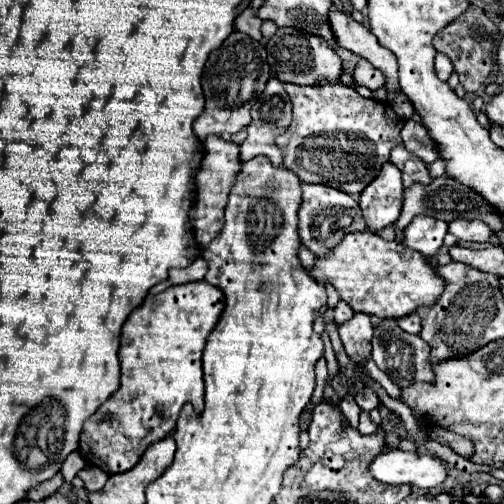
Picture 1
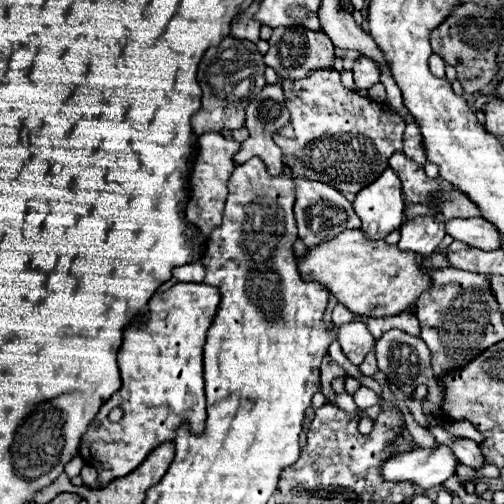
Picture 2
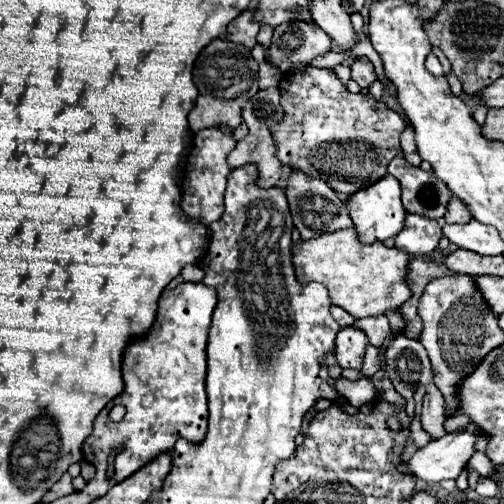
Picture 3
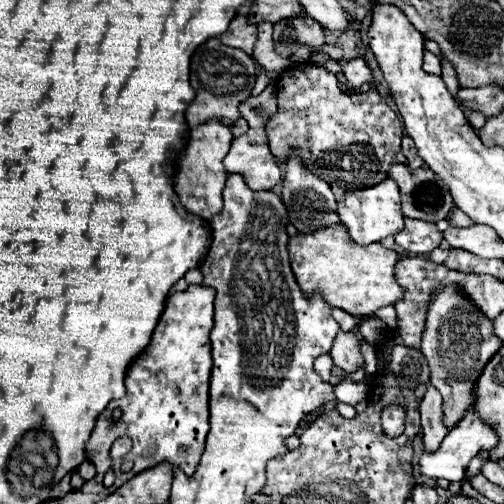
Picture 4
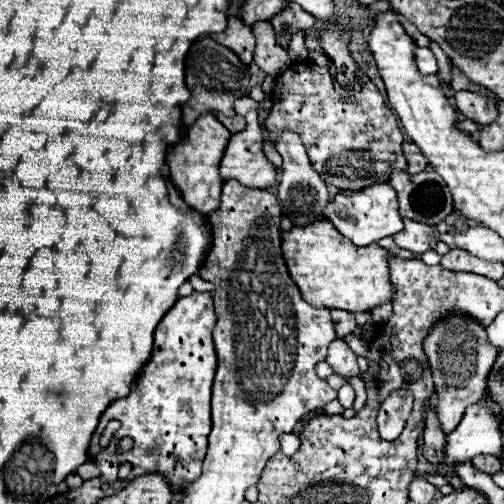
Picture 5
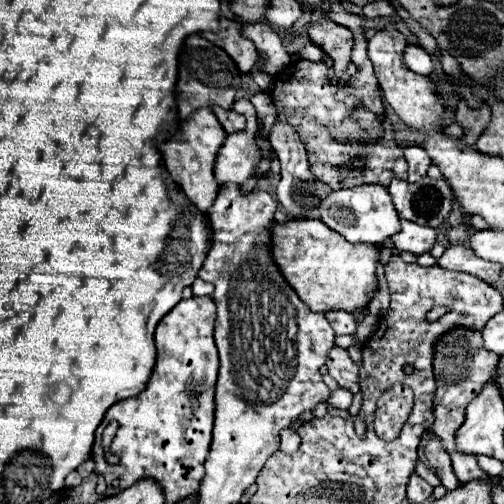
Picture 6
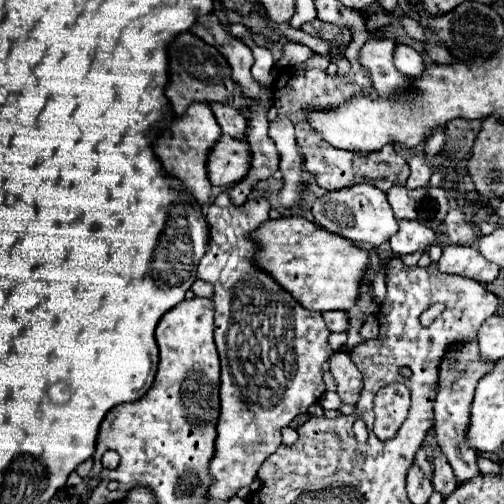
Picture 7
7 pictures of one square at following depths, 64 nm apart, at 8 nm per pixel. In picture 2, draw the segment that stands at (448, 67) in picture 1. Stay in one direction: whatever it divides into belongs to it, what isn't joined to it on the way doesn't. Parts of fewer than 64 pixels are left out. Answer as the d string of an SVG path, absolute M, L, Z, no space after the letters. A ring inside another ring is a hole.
M434 54L432 58L430 58L430 72L434 74L434 76L438 76L438 78L444 78L446 76L446 62L444 62L444 58L440 58L438 54Z

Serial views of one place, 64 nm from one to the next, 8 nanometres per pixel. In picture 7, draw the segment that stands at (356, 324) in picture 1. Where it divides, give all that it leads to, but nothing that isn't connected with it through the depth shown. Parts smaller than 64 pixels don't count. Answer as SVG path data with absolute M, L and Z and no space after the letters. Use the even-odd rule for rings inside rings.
M336 350L330 356L330 372L338 384L338 394L346 404L356 404L362 390L362 376L348 352Z

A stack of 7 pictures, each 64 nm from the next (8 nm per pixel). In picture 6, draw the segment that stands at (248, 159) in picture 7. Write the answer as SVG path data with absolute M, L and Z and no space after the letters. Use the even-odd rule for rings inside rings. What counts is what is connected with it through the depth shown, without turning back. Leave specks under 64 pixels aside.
M236 100L234 110L244 114L246 128L242 132L230 134L216 158L216 180L218 184L244 184L256 176L256 168L262 162L262 152L258 146L258 122L256 110L250 100Z

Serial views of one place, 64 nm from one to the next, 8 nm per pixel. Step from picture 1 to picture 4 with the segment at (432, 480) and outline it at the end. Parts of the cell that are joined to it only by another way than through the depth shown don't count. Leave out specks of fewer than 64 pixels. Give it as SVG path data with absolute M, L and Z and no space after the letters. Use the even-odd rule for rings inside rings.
M472 410L446 434L446 438L442 440L440 448L434 450L434 452L428 452L424 450L422 456L420 456L420 462L418 462L418 468L422 472L422 476L430 478L430 480L440 480L440 478L446 478L450 482L456 482L456 480L462 480L464 478L464 470L466 466L470 464L470 460L480 452L480 450L490 450L494 448L498 442L498 436L494 434L494 430L490 426L486 426Z

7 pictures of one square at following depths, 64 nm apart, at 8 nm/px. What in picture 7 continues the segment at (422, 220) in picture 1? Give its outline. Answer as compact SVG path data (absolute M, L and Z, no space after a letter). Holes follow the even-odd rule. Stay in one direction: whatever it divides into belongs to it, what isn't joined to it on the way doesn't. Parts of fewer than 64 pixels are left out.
M398 220L400 230L390 238L390 248L394 254L412 254L412 252L424 252L434 244L434 232L430 228L424 228L424 224Z

